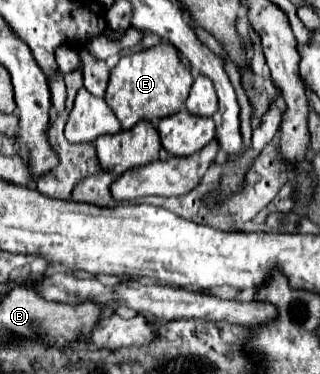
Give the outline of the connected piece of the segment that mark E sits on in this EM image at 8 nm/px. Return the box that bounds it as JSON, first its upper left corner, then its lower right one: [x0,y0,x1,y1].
[104,43,192,129]

